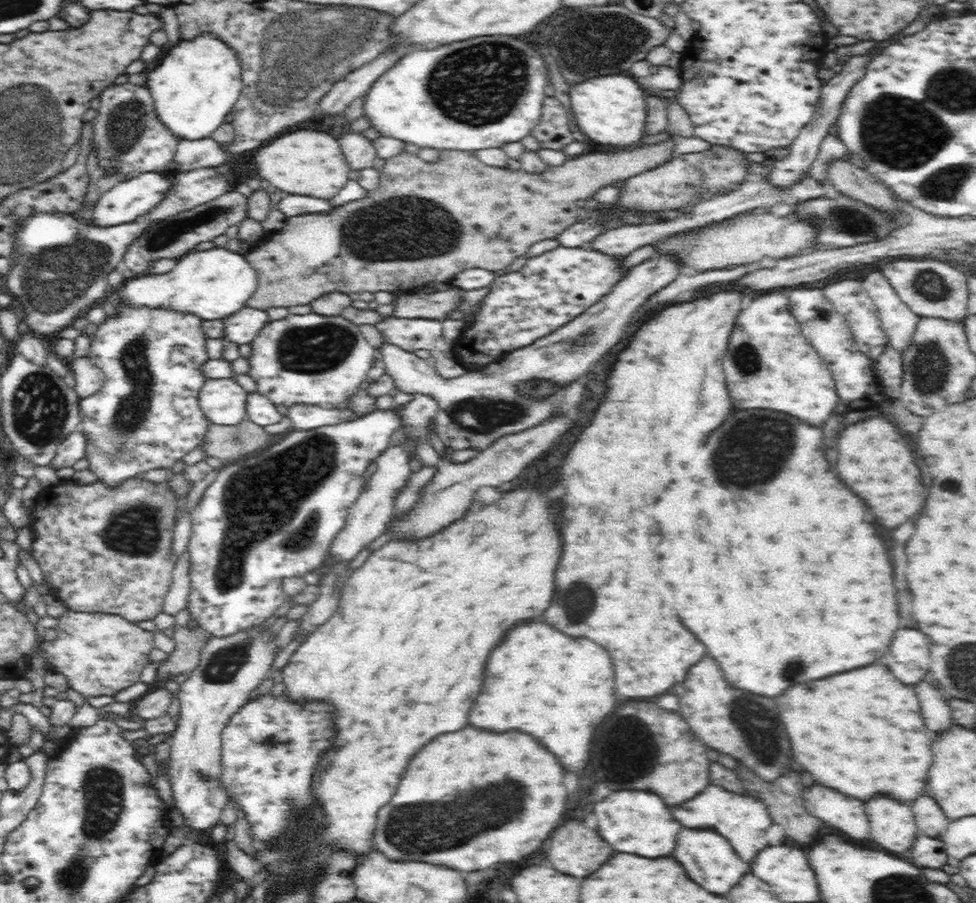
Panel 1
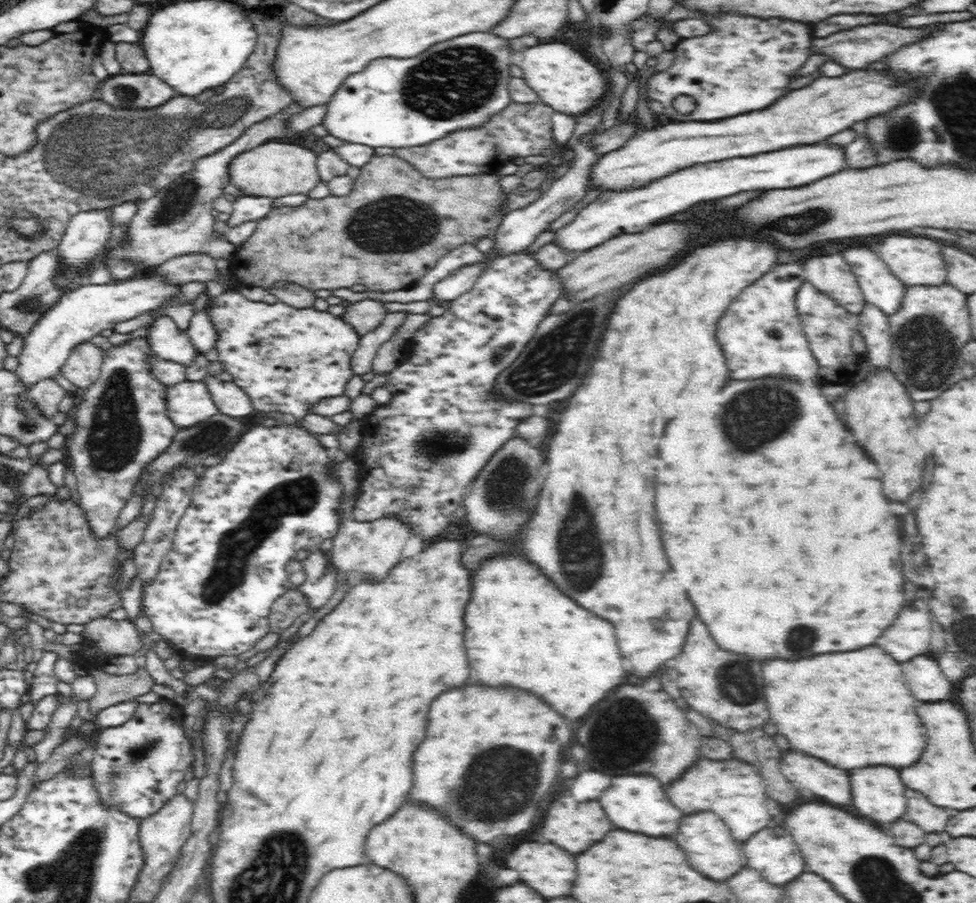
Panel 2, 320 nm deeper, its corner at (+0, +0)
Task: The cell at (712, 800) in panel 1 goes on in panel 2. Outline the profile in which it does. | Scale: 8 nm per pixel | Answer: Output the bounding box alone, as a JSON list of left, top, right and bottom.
[666,758,770,840]

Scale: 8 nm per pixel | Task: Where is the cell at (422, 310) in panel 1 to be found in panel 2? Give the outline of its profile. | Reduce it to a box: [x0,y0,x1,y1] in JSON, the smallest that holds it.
[340,300,386,336]

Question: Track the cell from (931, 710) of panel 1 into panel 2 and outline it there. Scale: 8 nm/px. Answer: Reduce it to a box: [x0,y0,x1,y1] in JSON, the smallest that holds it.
[902,653,954,702]

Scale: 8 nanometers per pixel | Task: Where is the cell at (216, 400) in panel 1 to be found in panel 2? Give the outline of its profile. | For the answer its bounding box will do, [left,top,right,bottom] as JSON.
[166,381,218,428]

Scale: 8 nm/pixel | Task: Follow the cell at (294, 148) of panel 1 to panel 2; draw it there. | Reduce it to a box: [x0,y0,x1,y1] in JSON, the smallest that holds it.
[230,140,318,198]

